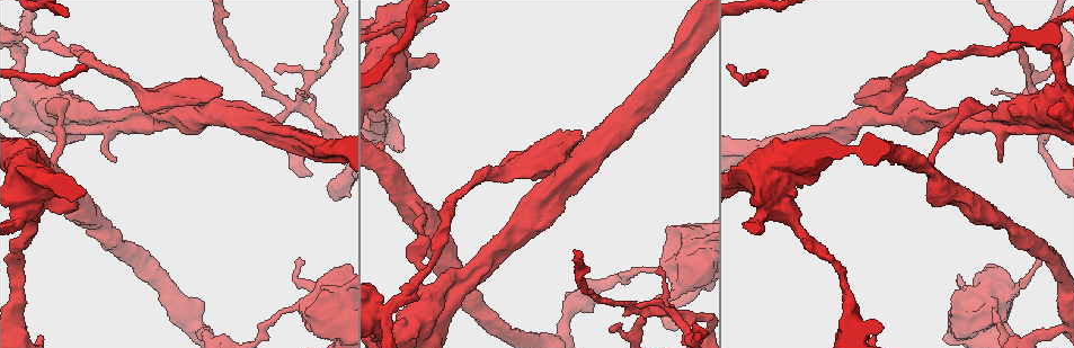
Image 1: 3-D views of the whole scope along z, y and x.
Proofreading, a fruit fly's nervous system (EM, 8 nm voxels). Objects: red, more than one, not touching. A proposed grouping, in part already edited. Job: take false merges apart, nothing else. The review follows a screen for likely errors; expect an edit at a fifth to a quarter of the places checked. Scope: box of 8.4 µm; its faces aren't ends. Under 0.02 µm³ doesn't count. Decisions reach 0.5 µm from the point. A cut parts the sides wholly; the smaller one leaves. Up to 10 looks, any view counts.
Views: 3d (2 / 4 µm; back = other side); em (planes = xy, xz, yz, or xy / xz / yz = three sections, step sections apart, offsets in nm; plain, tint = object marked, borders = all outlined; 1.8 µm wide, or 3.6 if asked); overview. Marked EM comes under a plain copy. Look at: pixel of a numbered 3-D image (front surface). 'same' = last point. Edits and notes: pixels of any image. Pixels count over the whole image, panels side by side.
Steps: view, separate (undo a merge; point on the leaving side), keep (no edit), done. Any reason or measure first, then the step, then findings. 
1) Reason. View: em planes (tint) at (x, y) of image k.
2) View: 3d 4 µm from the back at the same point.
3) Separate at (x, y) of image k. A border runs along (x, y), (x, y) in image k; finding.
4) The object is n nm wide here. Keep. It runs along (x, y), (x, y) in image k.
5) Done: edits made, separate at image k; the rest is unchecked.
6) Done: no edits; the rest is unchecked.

Sharp bend. View: em 3.6 µm planes (tint) at (766, 197) of image 1.

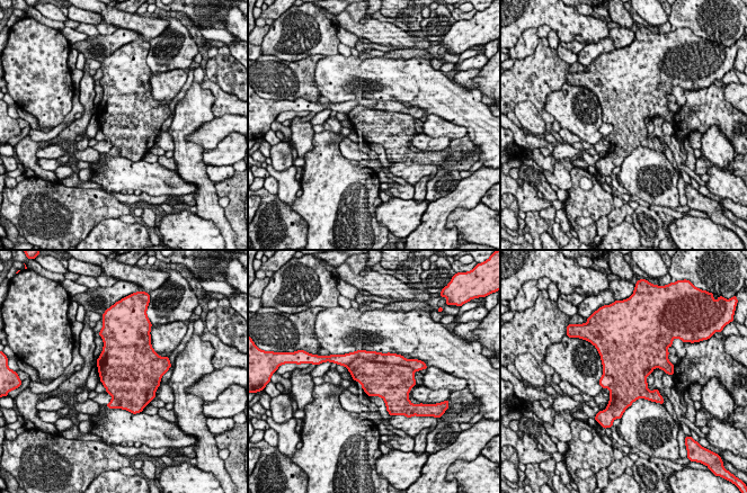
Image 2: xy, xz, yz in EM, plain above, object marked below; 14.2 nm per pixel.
Separate at (372, 356) of image 2. The part that leaves runs along (346, 361), (356, 353), (402, 361) in image 2; a second neuron is stuck on.

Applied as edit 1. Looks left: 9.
Touches itself. View: em planes (tint) at (437, 242) of image 1.

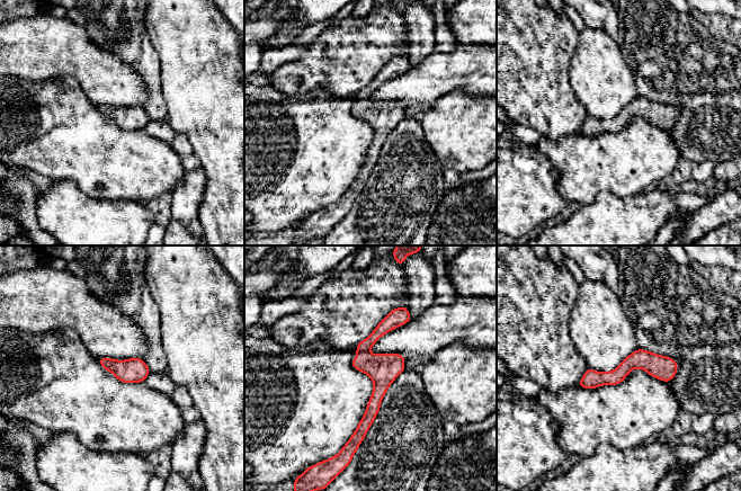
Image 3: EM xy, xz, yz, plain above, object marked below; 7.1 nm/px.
The object is 140 nm wide here. Keep. Continuous, no second neuron.

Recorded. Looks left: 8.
Four or more arms meet. View: em planes (tint) at (298, 106) of image 1.

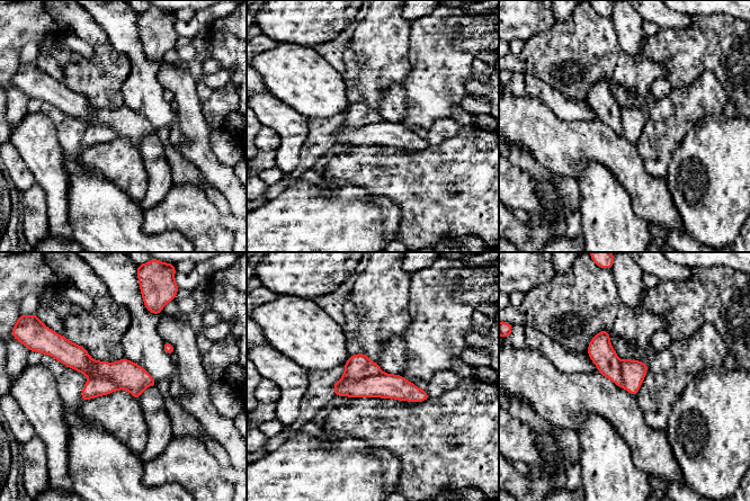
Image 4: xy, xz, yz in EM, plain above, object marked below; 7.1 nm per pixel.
The object is 200 nm wide here. Separate at (357, 367) of image 4. A border runs along (381, 372), (354, 381), (340, 379) in image 4; two neurons meet here.

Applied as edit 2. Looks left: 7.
View: overview.

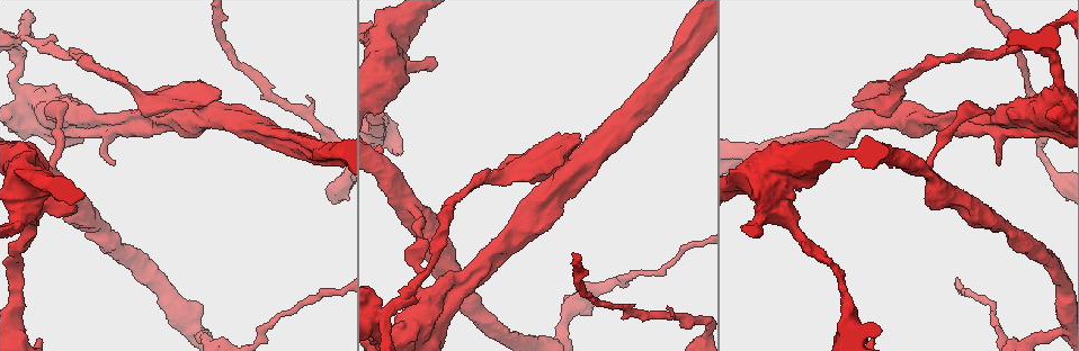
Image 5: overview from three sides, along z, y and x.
Thick turns thin. View: 3d 4 µm at (1006, 130) of image 5.

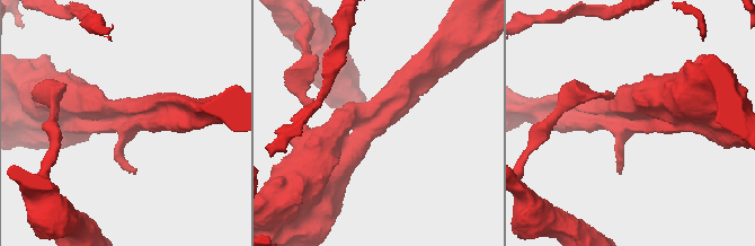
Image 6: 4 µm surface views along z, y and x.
View: em 3.6 µm planes (tint) at (378, 125) of image 6.

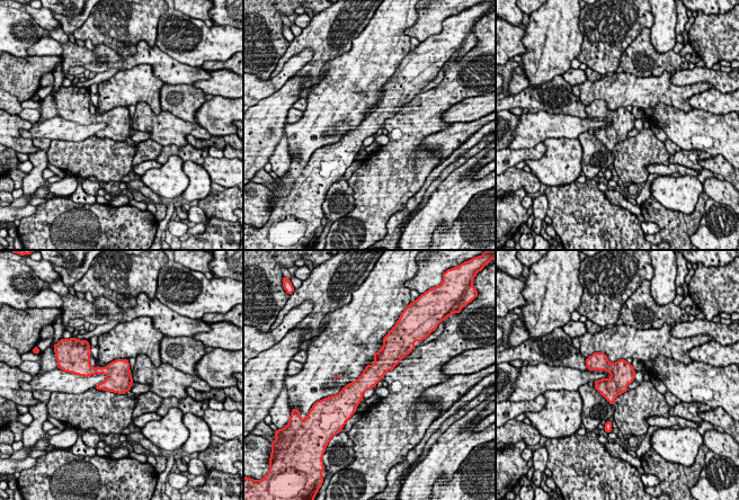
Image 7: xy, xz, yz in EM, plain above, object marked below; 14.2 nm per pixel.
Keep. It runs along (390, 351), (382, 365), (349, 401) in image 7; continuous, no second neuron.

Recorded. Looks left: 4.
Done: edits made, separate at image 2, separate at image 4; the rest is unchecked.

